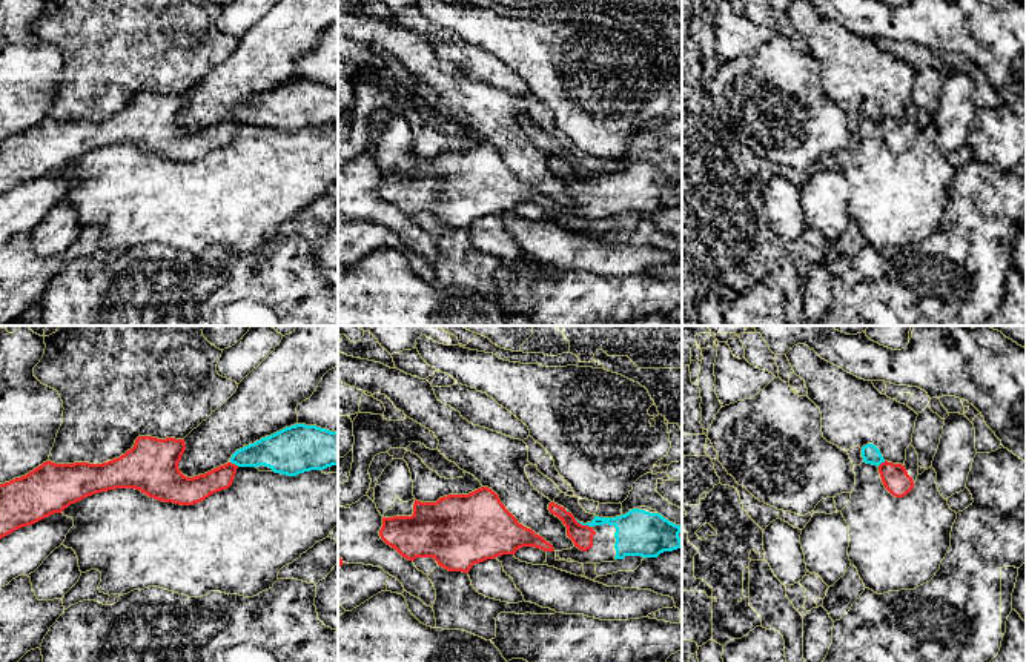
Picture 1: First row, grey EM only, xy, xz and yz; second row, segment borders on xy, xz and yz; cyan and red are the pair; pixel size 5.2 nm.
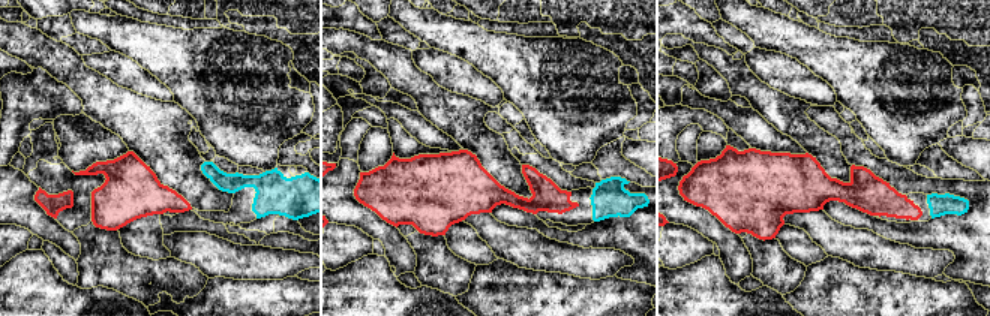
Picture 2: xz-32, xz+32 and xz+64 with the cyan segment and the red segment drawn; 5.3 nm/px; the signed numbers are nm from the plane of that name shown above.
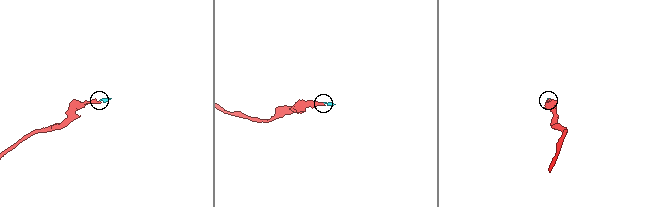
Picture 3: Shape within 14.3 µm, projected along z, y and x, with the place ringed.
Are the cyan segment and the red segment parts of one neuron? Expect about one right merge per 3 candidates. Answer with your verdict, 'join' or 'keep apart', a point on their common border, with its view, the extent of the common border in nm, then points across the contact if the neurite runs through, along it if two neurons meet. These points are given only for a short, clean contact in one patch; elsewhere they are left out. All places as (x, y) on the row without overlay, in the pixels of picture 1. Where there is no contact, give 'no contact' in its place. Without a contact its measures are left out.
join; contact xz (584, 180); length 100 nm; way xz (632, 185), (618, 177), (584, 180), (581, 191)

